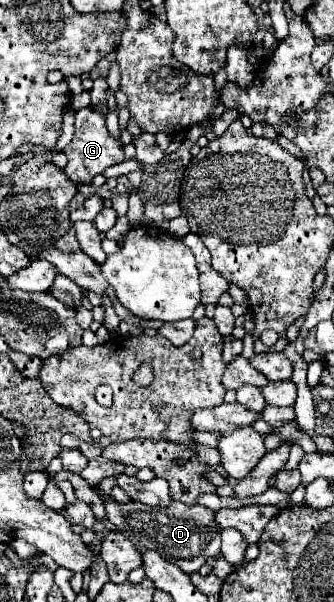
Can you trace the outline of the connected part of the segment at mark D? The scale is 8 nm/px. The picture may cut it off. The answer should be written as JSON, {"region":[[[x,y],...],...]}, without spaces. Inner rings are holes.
{"region":[[[115,500],[105,502],[107,518],[117,528],[117,532],[125,534],[135,546],[157,550],[163,558],[177,564],[183,572],[191,574],[207,562],[207,558],[215,558],[221,550],[221,528],[213,520],[213,510],[205,506],[187,506],[175,502],[167,508],[161,506],[145,506],[141,502],[119,504]]]}

